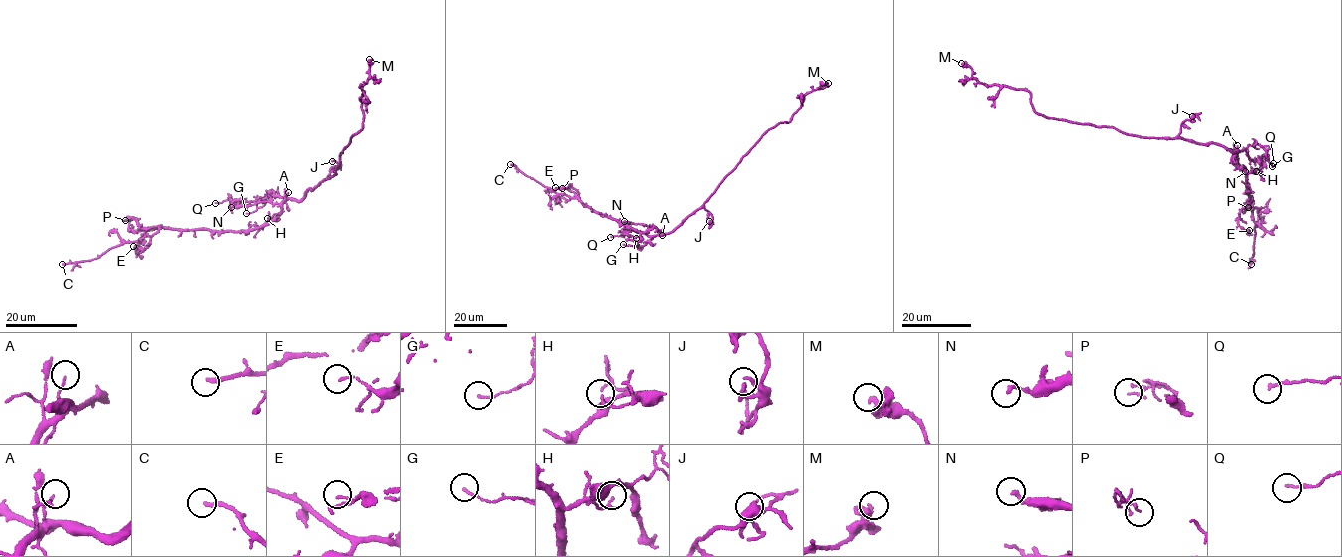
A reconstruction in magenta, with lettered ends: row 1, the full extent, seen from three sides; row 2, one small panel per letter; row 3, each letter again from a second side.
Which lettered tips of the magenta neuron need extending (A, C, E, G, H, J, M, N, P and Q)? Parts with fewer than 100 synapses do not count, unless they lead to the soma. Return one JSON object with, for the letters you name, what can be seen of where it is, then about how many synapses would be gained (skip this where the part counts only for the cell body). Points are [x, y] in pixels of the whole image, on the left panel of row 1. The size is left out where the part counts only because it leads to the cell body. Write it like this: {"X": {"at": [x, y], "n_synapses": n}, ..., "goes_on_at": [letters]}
{"C": {"at": [62, 264]}, "goes_on_at": ["C"]}

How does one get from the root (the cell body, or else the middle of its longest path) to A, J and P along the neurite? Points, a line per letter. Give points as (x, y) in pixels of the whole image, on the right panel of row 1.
A: (1211, 142), (1235, 152), (1237, 145)
J: (1211, 142), (1193, 142), (1179, 136), (1183, 122), (1197, 115), (1192, 116)
P: (1211, 142), (1237, 151), (1232, 163), (1247, 173), (1248, 193), (1253, 199), (1244, 212), (1244, 204), (1248, 207)

